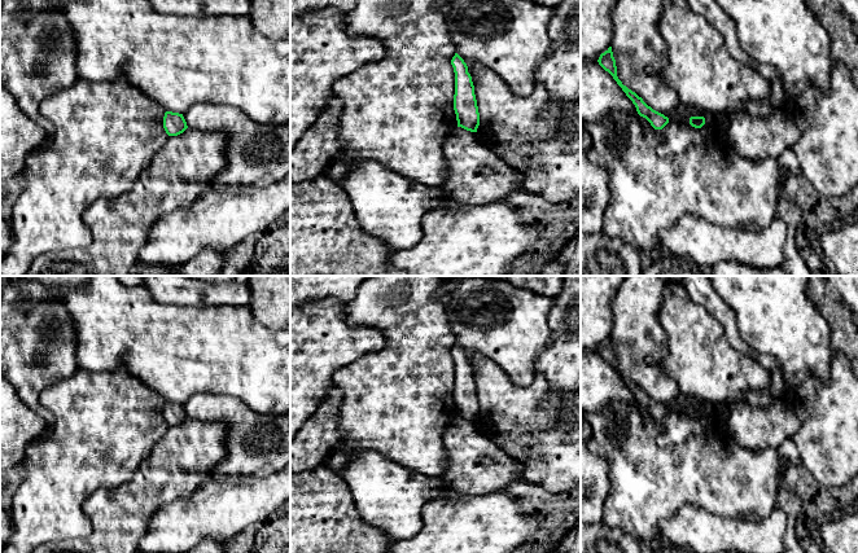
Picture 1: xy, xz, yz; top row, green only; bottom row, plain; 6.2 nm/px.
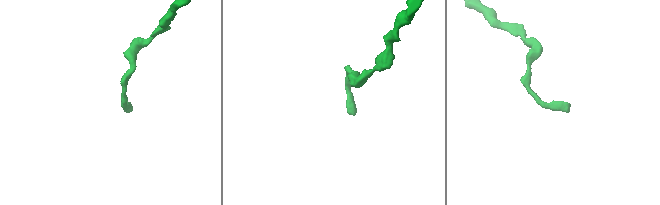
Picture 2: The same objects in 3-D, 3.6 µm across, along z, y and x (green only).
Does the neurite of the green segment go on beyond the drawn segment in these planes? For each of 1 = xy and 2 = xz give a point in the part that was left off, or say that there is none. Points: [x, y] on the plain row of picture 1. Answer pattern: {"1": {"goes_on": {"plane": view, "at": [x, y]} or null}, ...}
{"1": {"goes_on": null}, "2": {"goes_on": null}}

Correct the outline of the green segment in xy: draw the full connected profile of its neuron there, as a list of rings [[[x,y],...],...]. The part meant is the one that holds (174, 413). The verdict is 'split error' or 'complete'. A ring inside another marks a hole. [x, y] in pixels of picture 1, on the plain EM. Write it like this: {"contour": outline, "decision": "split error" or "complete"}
{"contour": [[[166,401],[163,407],[163,418],[168,426],[183,423],[188,416],[183,404]]], "decision": "complete"}

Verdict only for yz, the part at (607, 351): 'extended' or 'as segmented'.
as segmented

